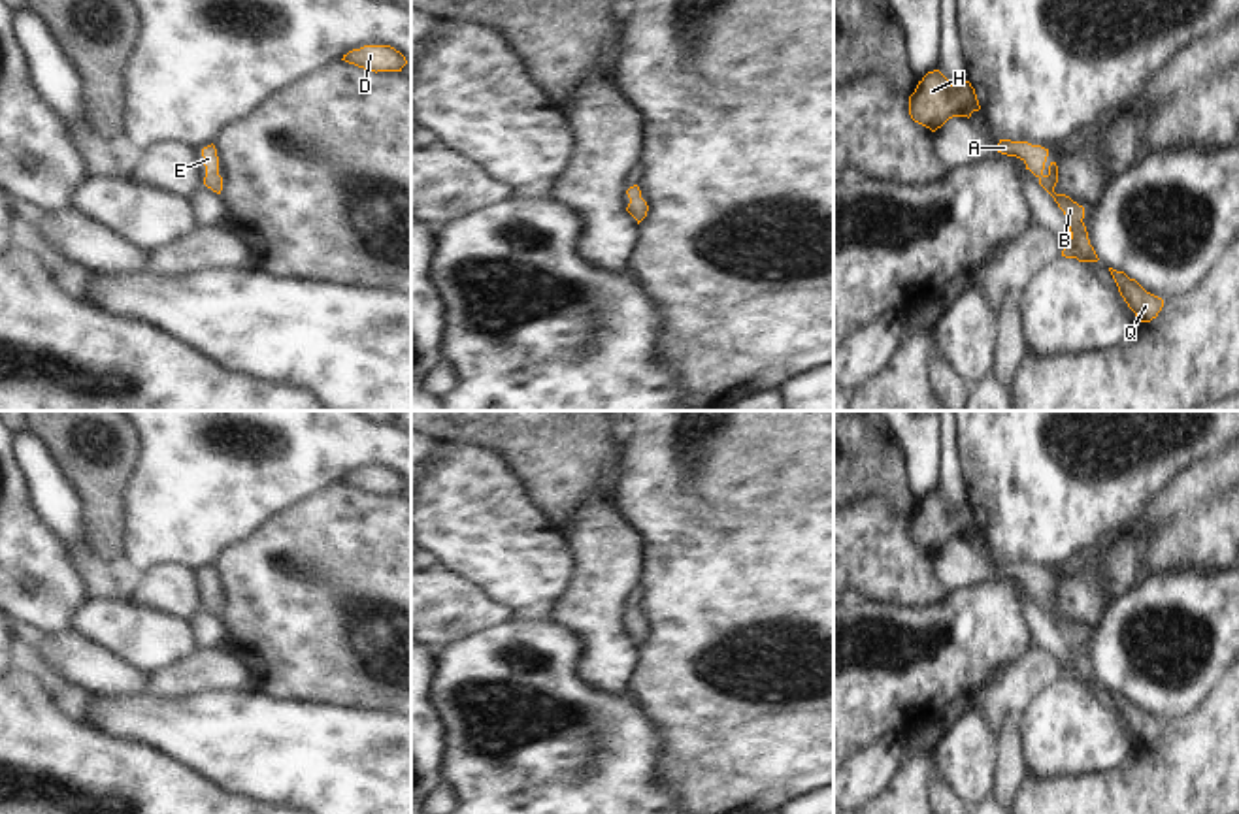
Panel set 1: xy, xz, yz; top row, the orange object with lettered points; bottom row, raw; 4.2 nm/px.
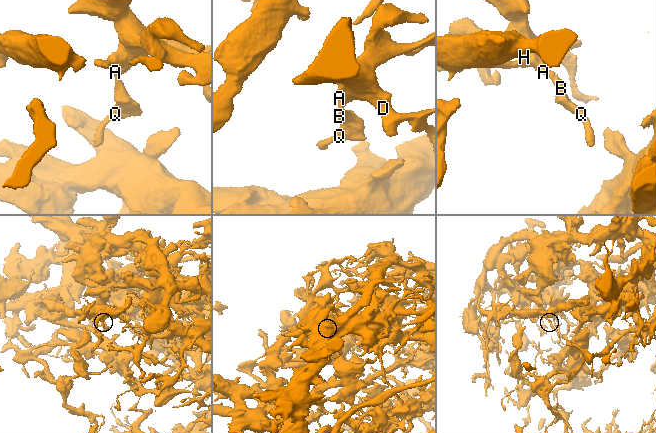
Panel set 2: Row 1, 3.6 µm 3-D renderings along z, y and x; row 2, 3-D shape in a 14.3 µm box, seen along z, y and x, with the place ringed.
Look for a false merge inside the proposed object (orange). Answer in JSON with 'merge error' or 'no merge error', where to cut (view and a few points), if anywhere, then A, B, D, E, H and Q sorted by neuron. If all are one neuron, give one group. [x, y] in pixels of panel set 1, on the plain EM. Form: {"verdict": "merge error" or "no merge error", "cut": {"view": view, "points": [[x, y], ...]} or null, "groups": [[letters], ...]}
{"verdict": "no merge error", "cut": null, "groups": [["A", "B", "D", "E", "H", "Q"]]}

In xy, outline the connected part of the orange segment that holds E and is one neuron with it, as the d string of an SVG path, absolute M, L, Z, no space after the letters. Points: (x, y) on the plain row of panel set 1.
M207 567L202 571L206 599L204 607L213 614L221 616L223 612L223 599L219 597L219 578L215 567Z

